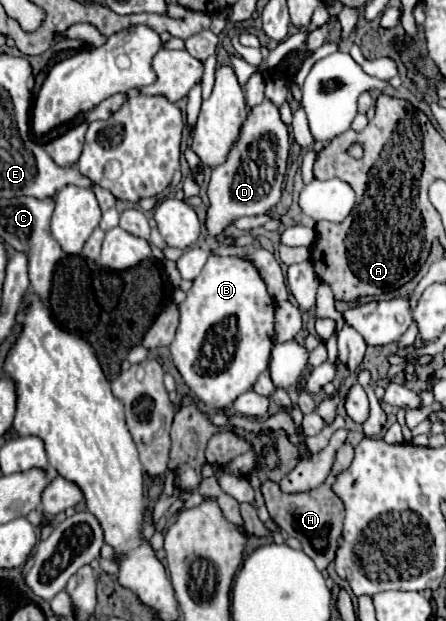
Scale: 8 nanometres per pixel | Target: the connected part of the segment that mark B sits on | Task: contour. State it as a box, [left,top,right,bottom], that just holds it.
[170,254,274,410]

